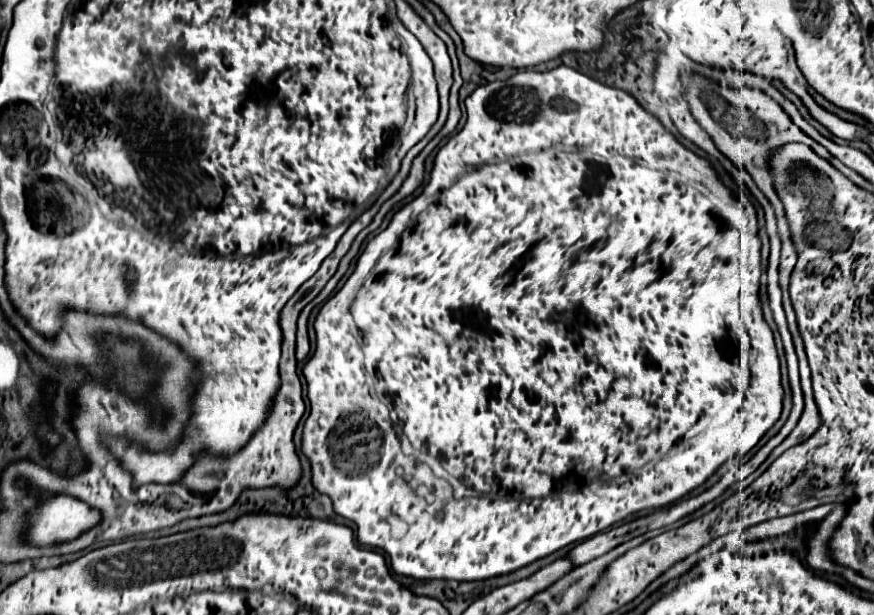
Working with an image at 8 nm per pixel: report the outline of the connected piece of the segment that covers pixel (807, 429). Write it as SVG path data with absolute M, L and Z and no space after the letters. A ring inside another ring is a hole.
M805 358L799 360L799 370L801 370L801 386L803 386L803 394L805 394L805 410L795 426L795 430L773 450L773 454L769 456L769 460L765 462L763 468L767 468L767 464L775 458L775 452L783 452L789 446L799 444L799 440L807 440L807 436L811 436L811 432L815 432L815 428L819 426L819 412L815 408L815 400L813 400L813 390L811 390L811 374L809 374L809 364Z

